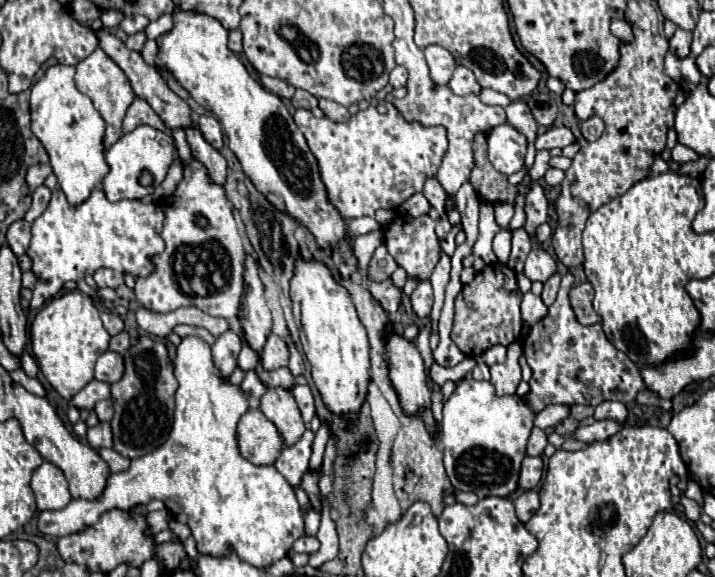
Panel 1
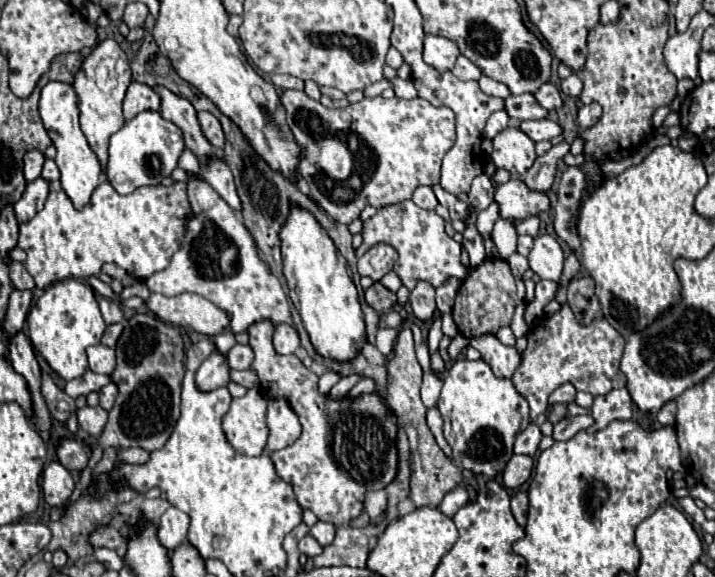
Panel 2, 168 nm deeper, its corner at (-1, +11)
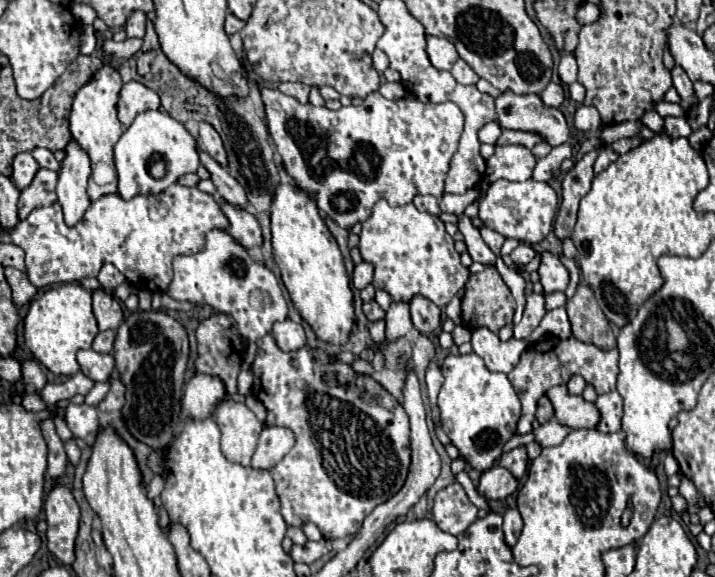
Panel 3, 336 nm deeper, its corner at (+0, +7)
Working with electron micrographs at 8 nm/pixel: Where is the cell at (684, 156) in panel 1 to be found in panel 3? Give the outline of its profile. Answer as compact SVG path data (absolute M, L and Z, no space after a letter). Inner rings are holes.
M652 110L652 112L646 112L642 118L640 118L640 122L642 124L646 124L652 132L662 132L664 130L664 120L658 116L658 112L656 110Z

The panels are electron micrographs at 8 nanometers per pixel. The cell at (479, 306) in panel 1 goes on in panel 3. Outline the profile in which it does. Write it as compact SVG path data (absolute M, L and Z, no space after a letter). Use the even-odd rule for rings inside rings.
M494 266L486 268L480 274L470 276L470 280L466 282L466 288L464 288L464 298L462 298L462 324L464 324L464 328L468 328L468 330L488 328L490 332L498 334L498 330L502 326L512 324L514 310L516 310L516 300Z

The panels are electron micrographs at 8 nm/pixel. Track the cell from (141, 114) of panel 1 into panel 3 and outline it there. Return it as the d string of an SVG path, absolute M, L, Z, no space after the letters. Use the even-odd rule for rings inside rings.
M128 82L122 86L118 100L118 118L124 126L130 126L132 120L144 110L158 110L160 97L154 90L140 82Z

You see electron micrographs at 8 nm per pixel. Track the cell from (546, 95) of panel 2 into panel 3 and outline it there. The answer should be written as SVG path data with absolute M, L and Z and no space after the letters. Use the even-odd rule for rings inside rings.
M550 82L550 84L544 88L544 92L540 94L540 98L542 98L542 102L544 102L546 106L558 108L558 106L564 102L564 90L562 90L560 84Z

